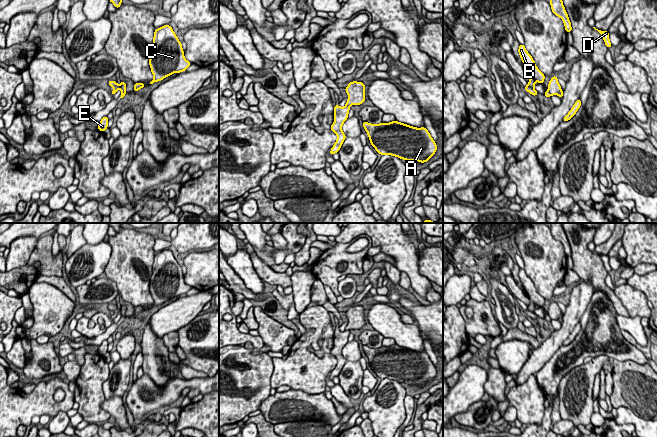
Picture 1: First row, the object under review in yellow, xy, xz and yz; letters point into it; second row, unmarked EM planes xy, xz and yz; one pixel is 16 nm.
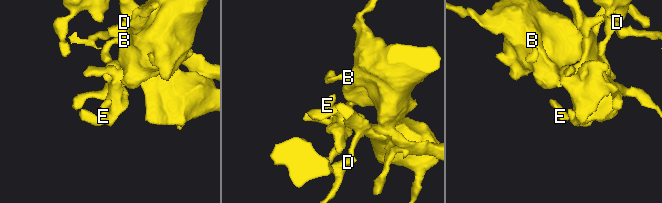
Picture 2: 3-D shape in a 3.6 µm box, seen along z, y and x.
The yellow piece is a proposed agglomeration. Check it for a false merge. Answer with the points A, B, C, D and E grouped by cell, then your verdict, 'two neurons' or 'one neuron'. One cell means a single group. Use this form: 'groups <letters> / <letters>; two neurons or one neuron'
groups A D E / B C; two neurons

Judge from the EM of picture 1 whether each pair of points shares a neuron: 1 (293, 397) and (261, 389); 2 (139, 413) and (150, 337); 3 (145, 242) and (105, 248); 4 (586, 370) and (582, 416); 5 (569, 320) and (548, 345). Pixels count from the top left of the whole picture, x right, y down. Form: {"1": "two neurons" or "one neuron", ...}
{"1": "two neurons", "2": "two neurons", "3": "two neurons", "4": "one neuron", "5": "one neuron"}

